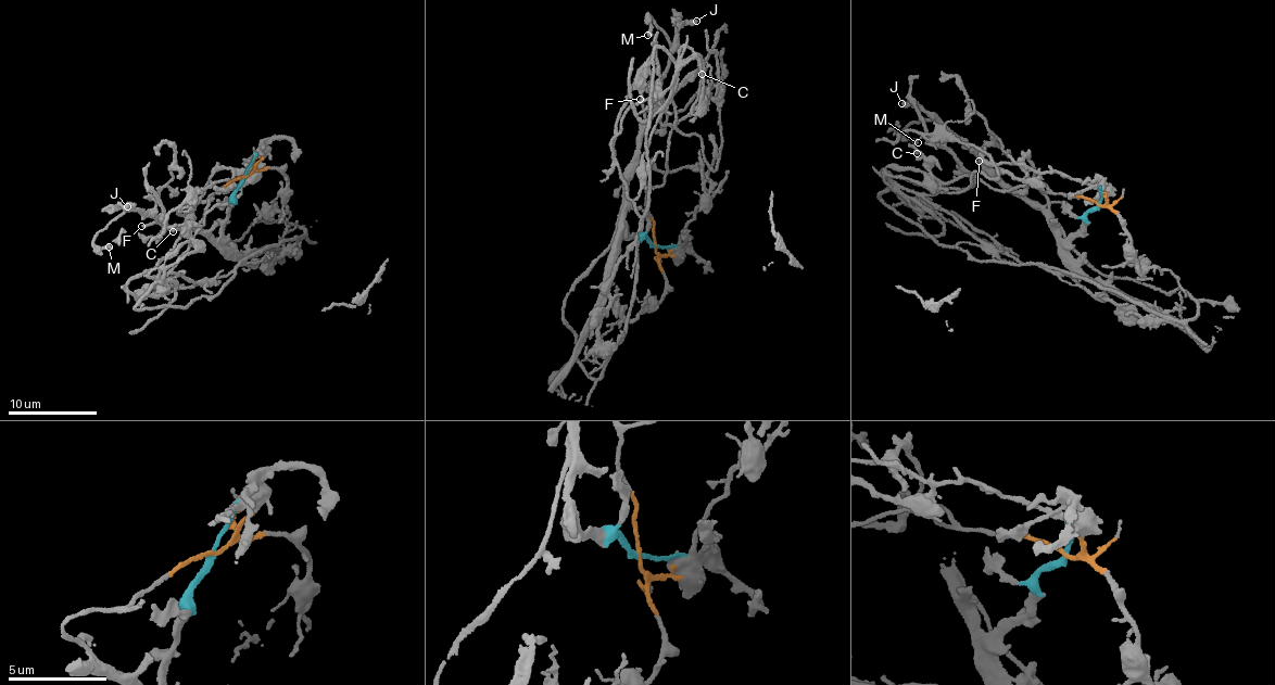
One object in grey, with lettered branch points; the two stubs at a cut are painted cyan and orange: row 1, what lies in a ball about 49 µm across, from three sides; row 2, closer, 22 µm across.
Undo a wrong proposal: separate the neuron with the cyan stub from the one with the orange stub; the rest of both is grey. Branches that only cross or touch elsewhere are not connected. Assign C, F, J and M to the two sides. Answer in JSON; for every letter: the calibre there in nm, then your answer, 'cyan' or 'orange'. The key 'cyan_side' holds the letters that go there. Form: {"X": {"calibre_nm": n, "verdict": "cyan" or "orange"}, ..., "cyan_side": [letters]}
{"C": {"calibre_nm": 170, "verdict": "orange"}, "F": {"calibre_nm": 200, "verdict": "cyan"}, "J": {"calibre_nm": 320, "verdict": "cyan"}, "M": {"calibre_nm": 300, "verdict": "cyan"}, "cyan_side": ["F", "J", "M"]}

